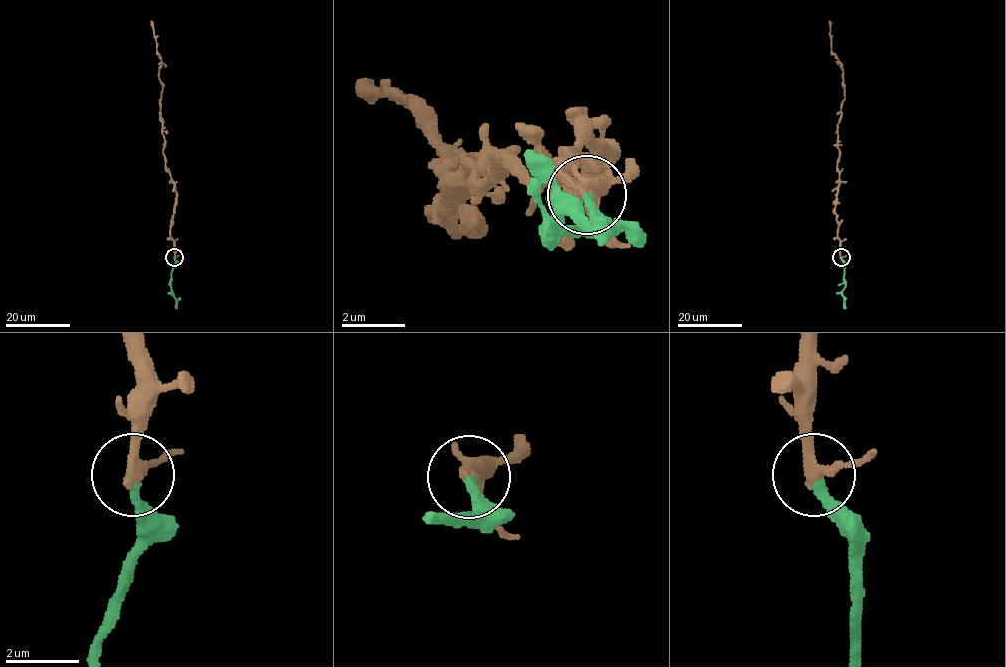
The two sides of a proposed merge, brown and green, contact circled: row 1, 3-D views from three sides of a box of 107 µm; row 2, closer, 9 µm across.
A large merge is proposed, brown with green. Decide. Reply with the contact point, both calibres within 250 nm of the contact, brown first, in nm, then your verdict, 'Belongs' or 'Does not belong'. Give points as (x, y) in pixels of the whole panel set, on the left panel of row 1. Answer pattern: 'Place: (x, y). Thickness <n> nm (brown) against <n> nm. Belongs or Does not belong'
Place: (174, 257). Thickness 280 nm (brown) against 280 nm. Belongs

